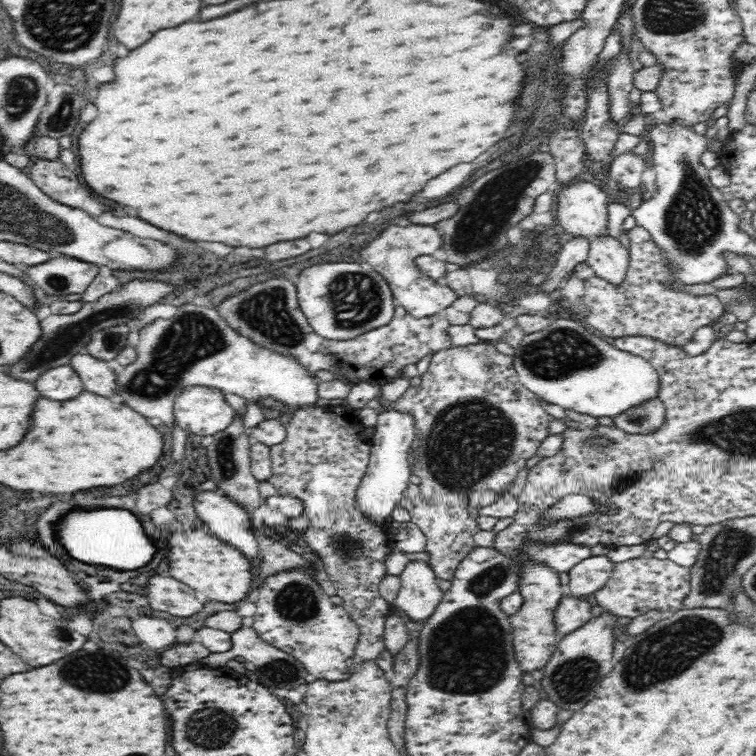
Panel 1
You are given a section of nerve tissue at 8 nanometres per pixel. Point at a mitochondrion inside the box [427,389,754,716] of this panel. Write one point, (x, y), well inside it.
(663, 655)

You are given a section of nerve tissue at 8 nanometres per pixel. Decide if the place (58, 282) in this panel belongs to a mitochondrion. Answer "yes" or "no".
yes

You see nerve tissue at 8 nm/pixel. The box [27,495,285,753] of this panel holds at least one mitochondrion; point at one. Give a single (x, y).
(89, 674)

